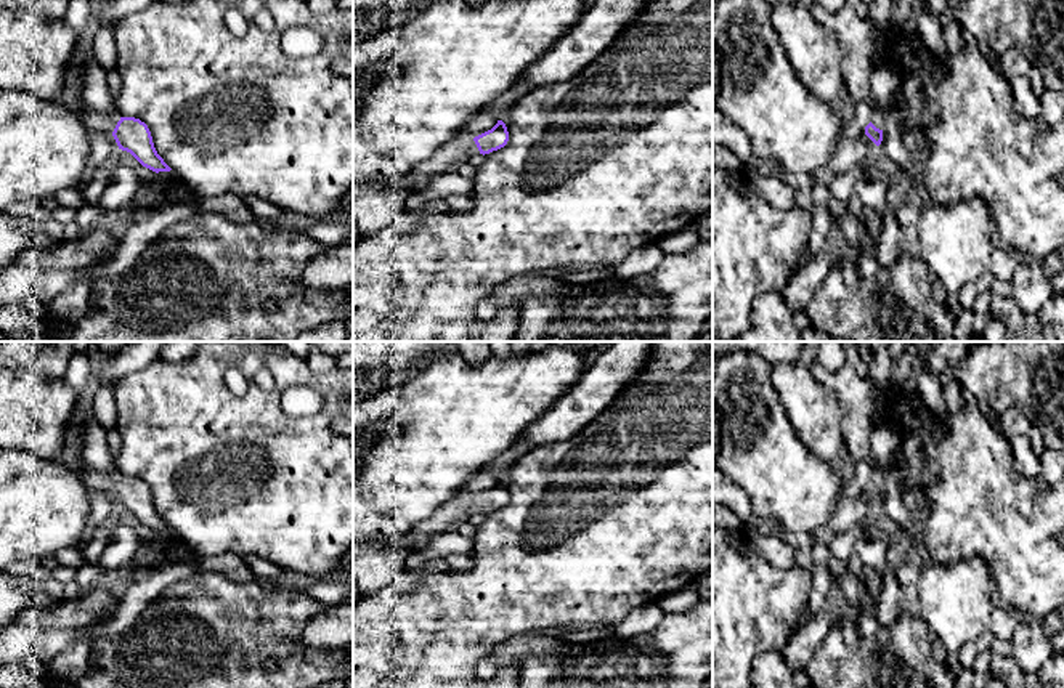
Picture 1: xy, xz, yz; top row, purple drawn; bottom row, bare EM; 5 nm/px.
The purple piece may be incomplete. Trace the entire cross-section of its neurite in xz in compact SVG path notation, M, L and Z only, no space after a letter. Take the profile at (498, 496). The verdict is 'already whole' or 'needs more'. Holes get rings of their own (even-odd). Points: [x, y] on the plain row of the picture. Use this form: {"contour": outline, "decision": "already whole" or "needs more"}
{"contour": "M497 480L491 489L475 497L453 497L406 534L353 545L353 579L358 590L363 597L384 590L392 584L395 574L406 568L409 552L428 545L441 532L456 529L472 515L485 515L504 507L507 500L507 486L502 480Z", "decision": "needs more"}

